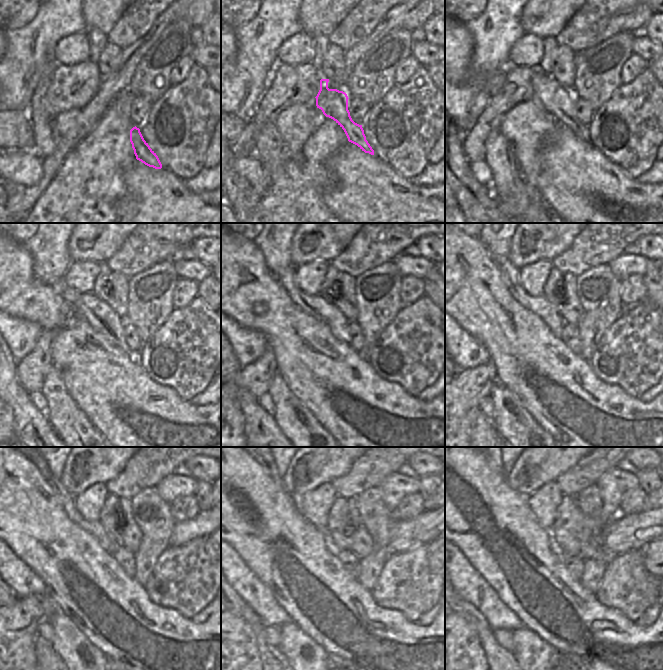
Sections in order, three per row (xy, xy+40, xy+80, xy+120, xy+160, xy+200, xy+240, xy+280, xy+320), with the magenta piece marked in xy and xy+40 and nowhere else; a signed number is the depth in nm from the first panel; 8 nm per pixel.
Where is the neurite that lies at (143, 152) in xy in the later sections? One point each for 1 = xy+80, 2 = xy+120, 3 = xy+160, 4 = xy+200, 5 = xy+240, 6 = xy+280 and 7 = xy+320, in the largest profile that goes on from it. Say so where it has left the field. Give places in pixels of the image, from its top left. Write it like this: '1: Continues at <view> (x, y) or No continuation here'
1: Continues at xy+80 (559, 102)
2: Continues at xy+120 (103, 319)
3: Continues at xy+160 (313, 305)
4: Continues at xy+200 (540, 306)
5: Continues at xy+240 (94, 528)
6: Continues at xy+280 (269, 467)
7: Continues at xy+320 (498, 467)

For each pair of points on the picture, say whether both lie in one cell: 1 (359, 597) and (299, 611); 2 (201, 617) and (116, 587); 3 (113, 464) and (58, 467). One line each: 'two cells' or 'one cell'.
1: one cell
2: two cells
3: two cells

